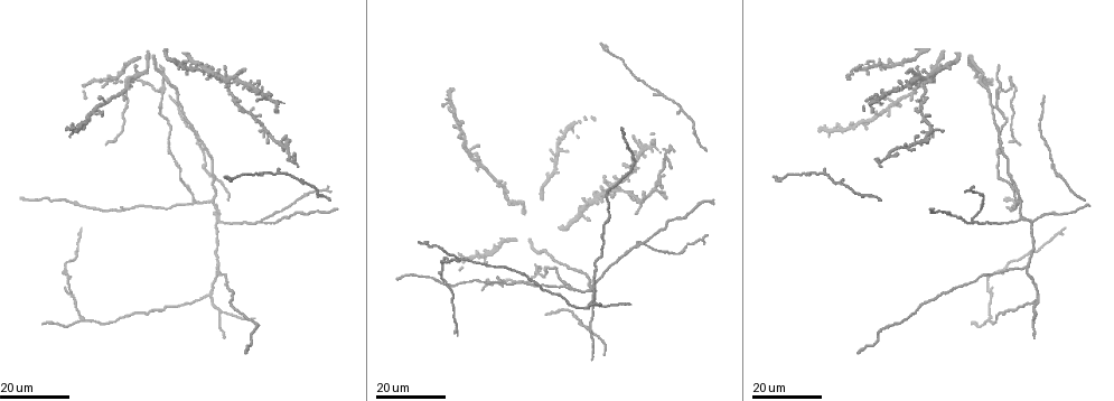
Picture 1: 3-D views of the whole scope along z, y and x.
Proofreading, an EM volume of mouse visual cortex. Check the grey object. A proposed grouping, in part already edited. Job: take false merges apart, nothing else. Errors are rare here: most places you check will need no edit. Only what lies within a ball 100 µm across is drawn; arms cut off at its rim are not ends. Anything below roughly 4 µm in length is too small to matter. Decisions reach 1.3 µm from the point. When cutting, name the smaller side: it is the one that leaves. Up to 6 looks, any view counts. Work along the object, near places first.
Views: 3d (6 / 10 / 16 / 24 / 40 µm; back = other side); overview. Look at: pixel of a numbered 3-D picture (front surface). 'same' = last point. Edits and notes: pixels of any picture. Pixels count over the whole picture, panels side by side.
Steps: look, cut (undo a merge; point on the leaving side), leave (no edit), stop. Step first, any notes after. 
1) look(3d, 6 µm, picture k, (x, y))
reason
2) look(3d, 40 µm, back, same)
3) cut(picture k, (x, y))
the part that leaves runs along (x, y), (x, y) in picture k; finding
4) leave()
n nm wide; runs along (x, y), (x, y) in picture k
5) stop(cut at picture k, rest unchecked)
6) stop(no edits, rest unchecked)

look(3d, 16 µm, picture 1, (85, 318))
two arms in line, one across

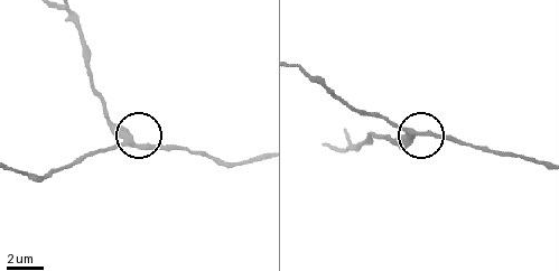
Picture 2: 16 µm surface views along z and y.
look(3d, 10 µm, picture 2, (408, 136))

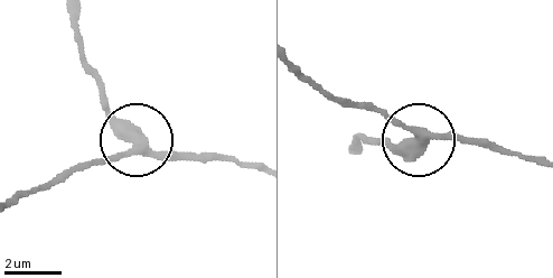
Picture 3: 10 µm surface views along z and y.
leave()
runs along (535, 161), (413, 135), (372, 103) in picture 3; one neuron here

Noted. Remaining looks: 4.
look(3d, 16 µm, picture 1, (932, 130))
four or more arms meet

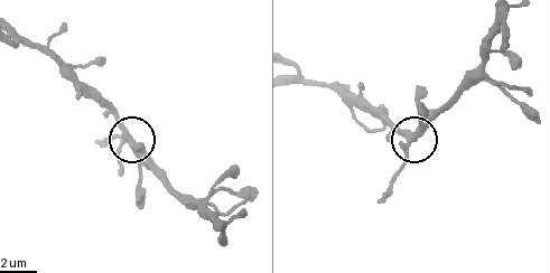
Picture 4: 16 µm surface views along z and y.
look(3d, 6 µm, picture 4, (409, 141))

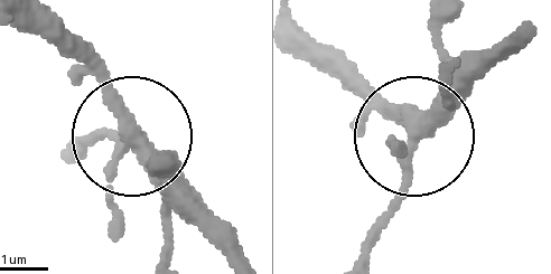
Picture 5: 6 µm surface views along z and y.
leave()
340 nm wide; all the same neuron

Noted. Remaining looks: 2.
look(3d, 16 µm, picture 1, (262, 221))
arms part here

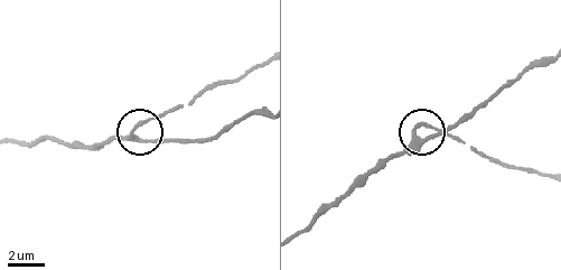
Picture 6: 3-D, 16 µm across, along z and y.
look(3d, 10 µm, picture 6, (416, 138))
zoom in

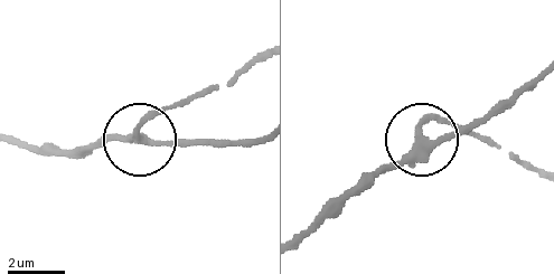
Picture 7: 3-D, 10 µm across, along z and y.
leave()
side arm 29 µm; runs along (20, 143), (93, 149), (129, 141), (177, 105) in picture 7; one neuron here

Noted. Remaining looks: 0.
stop(no edits, rest unchecked)

